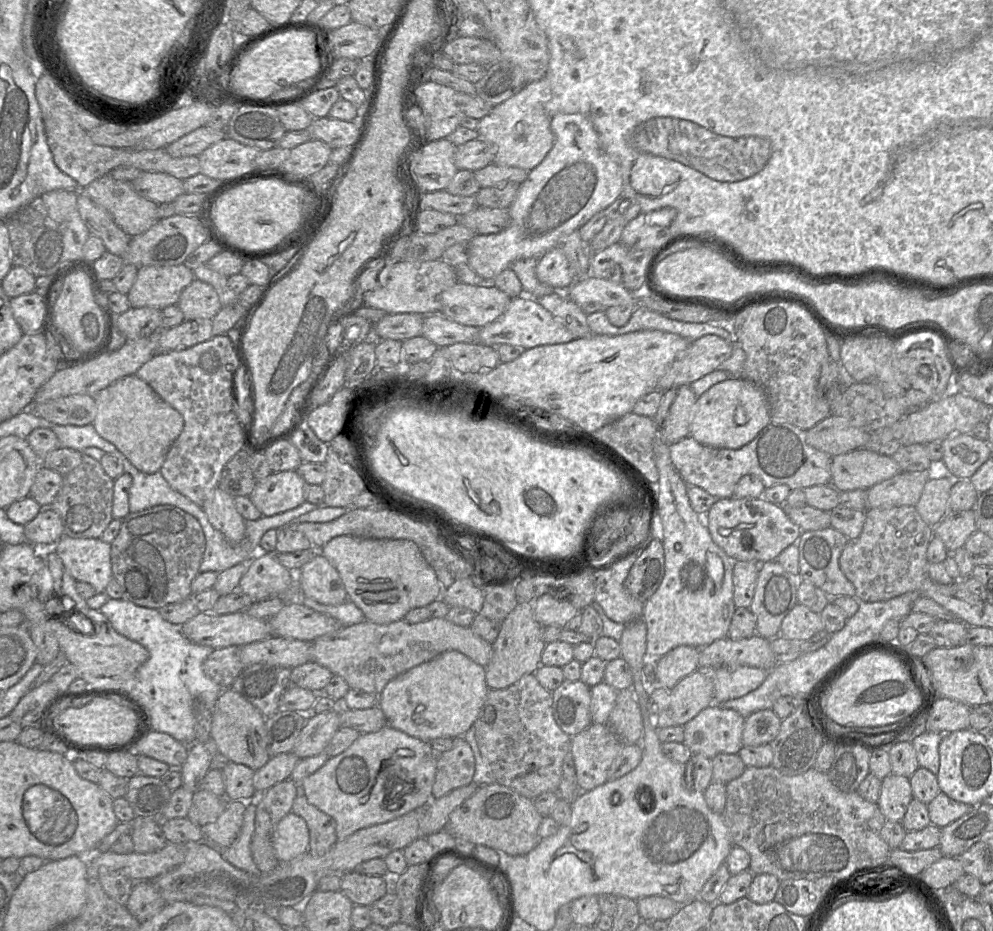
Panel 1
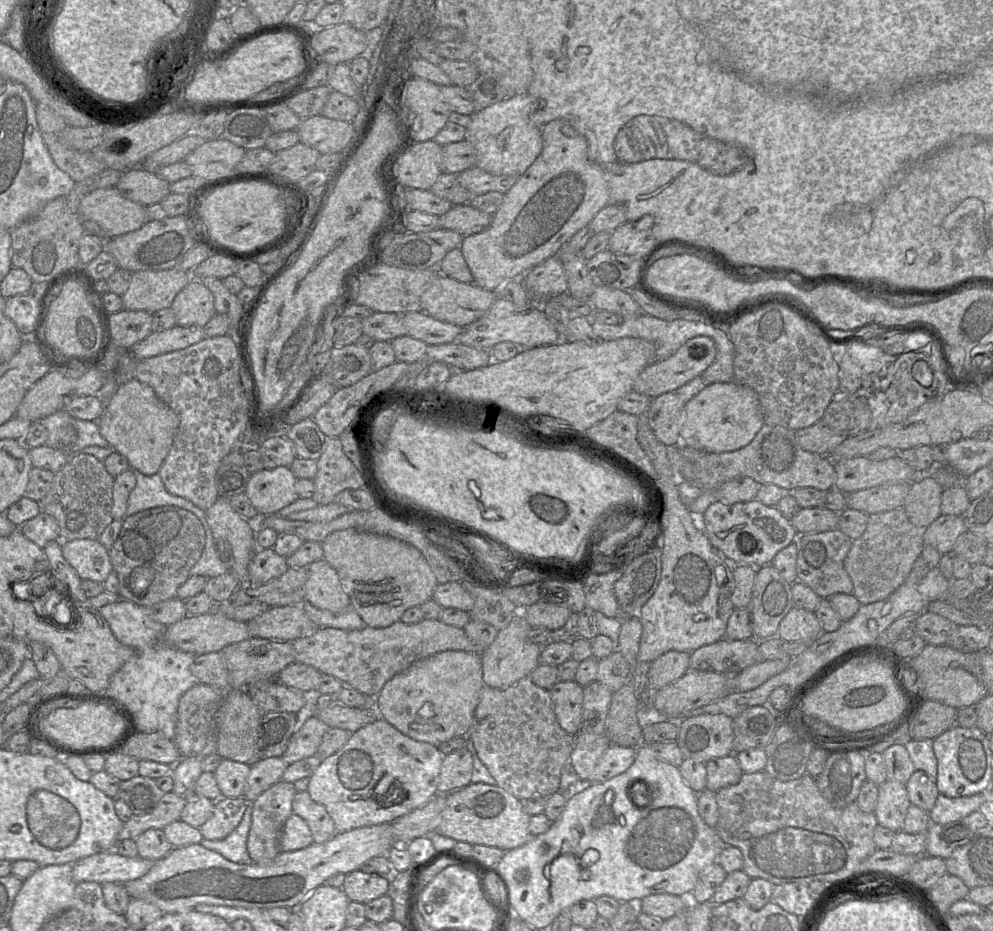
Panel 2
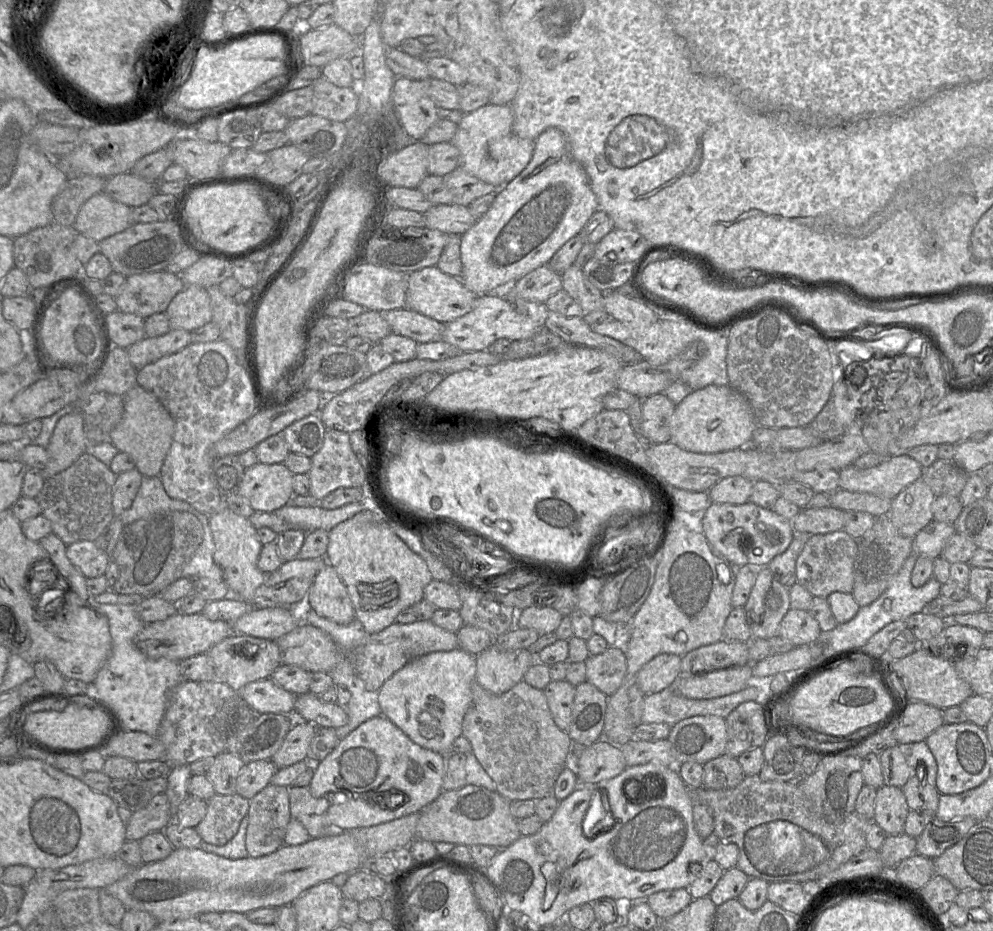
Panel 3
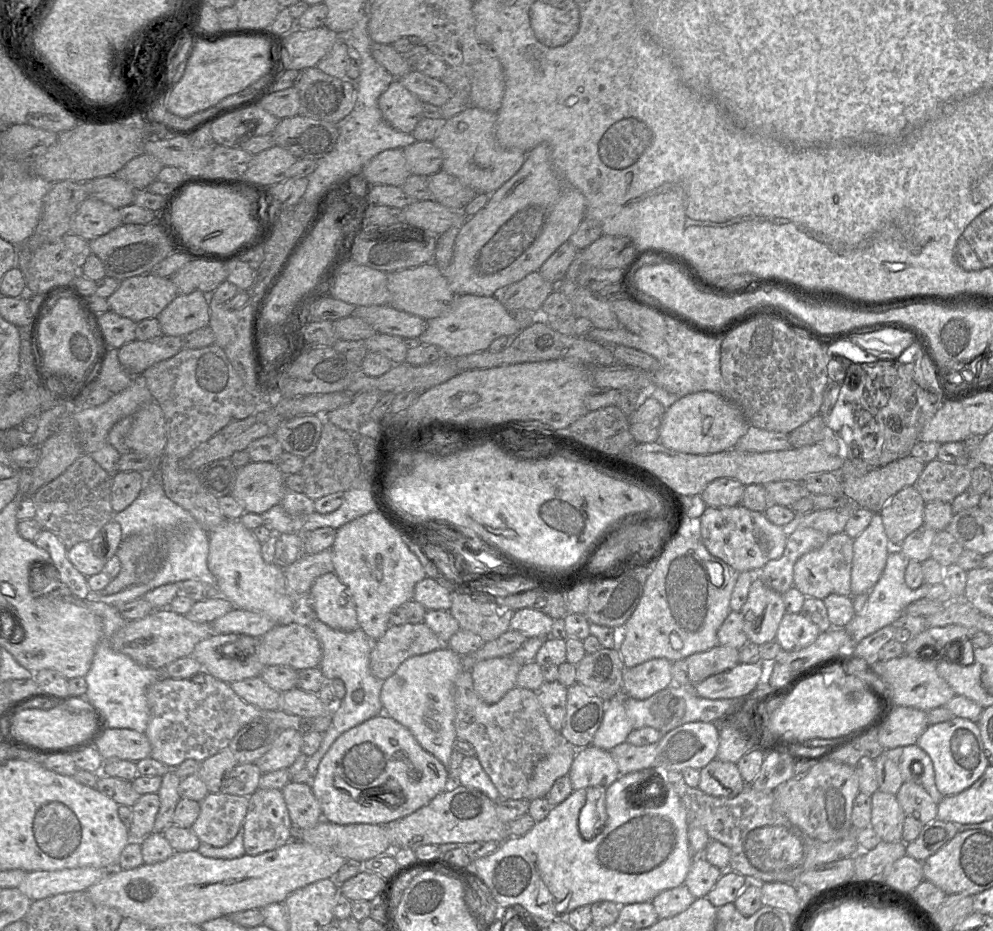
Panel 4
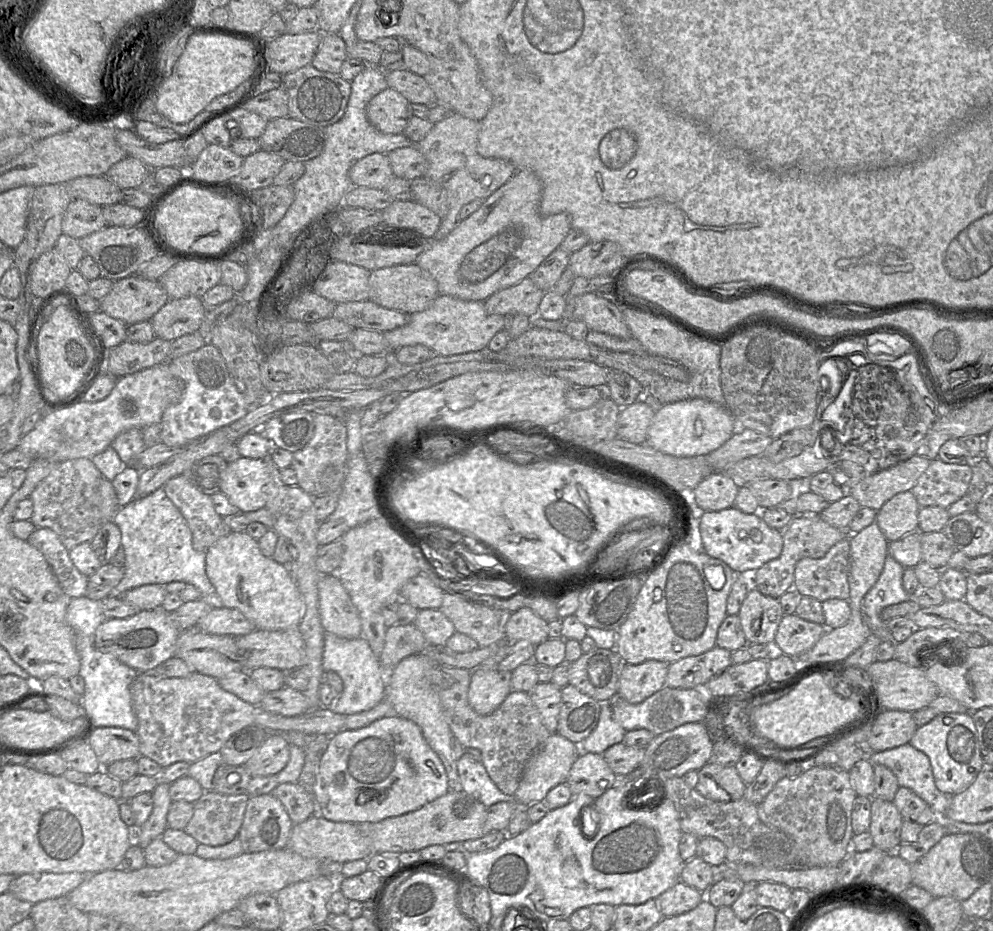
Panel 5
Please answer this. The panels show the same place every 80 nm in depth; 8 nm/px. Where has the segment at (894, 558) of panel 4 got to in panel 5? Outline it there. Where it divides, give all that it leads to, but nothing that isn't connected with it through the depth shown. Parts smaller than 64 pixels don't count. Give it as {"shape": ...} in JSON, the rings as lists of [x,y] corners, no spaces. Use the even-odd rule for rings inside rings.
{"shape":[[[888,553],[881,575],[863,598],[862,613],[865,622],[866,619],[879,617],[885,607],[912,598],[903,587],[904,570],[905,567]]]}

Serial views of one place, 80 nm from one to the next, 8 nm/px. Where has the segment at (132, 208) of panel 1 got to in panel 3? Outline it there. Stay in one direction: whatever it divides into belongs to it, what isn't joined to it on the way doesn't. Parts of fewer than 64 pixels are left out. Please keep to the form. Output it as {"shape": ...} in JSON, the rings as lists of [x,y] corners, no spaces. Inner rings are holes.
{"shape":[[[100,192],[82,205],[73,227],[99,243],[133,224],[132,208]]]}

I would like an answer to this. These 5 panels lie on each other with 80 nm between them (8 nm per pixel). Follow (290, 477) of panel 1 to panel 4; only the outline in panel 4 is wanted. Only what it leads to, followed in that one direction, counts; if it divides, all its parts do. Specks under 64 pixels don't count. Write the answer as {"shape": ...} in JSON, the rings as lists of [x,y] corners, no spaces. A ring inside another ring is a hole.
{"shape":[[[249,462],[238,468],[234,488],[231,495],[239,501],[245,512],[259,514],[279,505],[285,494],[285,475],[274,462]]]}

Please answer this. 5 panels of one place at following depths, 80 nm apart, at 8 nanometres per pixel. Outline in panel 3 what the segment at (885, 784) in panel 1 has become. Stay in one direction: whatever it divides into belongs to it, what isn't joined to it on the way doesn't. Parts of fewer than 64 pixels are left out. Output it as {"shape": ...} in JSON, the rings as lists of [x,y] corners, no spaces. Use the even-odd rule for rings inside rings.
{"shape":[[[883,785],[877,789],[873,821],[888,835],[904,832],[904,825],[909,813],[902,788]]]}

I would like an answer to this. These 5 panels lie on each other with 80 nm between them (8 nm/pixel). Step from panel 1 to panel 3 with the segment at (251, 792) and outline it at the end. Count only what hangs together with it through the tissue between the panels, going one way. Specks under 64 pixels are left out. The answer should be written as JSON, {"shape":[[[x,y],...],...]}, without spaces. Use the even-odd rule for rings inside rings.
{"shape":[[[224,751],[214,758],[214,763],[206,773],[216,794],[236,794],[236,780],[244,762],[239,755]]]}

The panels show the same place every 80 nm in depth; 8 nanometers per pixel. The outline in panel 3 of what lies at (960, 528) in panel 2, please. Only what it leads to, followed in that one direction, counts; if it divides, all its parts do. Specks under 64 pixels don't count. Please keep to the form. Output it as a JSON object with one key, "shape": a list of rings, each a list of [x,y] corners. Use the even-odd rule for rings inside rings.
{"shape":[[[932,520],[913,538],[913,553],[936,558],[955,532],[953,524]]]}

